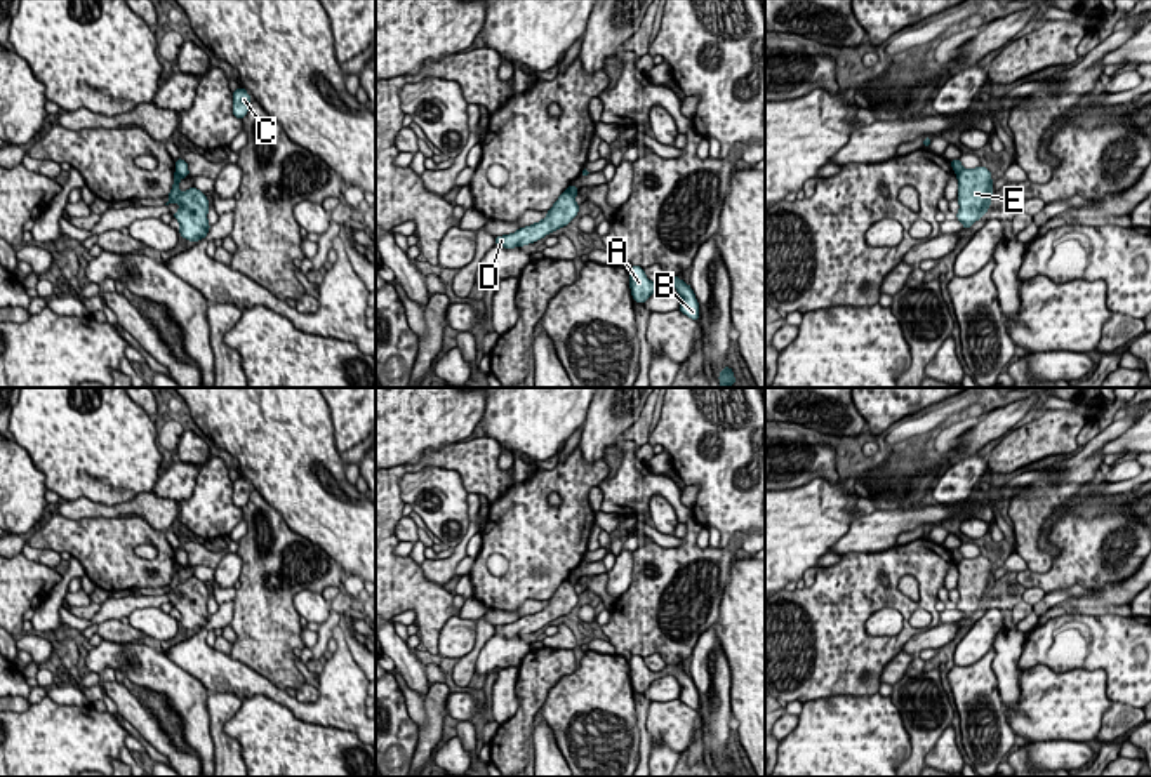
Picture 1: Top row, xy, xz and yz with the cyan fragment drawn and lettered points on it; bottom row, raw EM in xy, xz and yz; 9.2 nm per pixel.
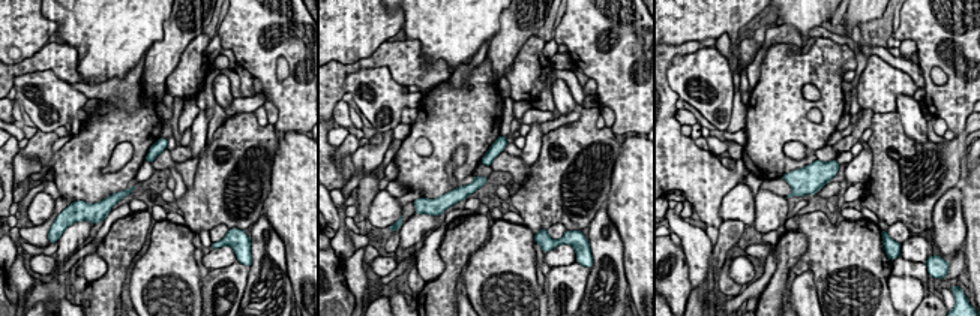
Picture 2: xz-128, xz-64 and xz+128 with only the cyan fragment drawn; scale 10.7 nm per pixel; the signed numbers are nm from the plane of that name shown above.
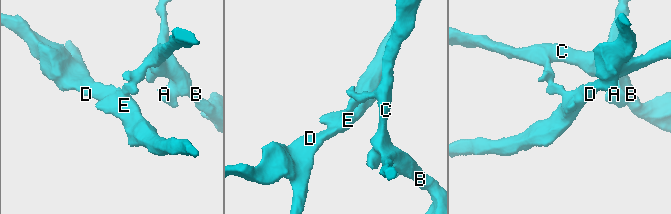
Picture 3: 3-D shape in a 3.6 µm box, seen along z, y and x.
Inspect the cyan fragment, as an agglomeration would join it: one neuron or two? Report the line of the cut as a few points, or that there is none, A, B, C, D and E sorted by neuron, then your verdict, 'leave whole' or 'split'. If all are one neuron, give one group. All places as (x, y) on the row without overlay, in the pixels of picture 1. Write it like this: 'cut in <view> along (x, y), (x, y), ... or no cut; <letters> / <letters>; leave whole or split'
cut in xy along (176, 560), (181, 567); A B C / D E; split

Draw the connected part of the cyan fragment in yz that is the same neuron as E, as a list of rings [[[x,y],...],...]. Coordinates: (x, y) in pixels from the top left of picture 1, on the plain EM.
[[[979,555],[977,558],[963,558],[958,565],[958,593],[960,600],[956,608],[968,619],[981,608],[991,594],[991,561]]]

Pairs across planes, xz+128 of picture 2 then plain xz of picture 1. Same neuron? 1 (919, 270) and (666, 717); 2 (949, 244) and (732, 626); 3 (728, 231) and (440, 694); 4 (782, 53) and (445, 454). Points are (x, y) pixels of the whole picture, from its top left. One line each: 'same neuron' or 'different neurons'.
1: same neuron
2: different neurons
3: same neuron
4: different neurons

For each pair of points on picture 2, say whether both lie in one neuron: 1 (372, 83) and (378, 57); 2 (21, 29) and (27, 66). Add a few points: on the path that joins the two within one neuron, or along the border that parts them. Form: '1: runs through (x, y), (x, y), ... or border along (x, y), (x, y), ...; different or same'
1: border along (344, 77), (359, 69), (386, 68), (404, 86); different
2: border along (47, 44), (15, 65); different

